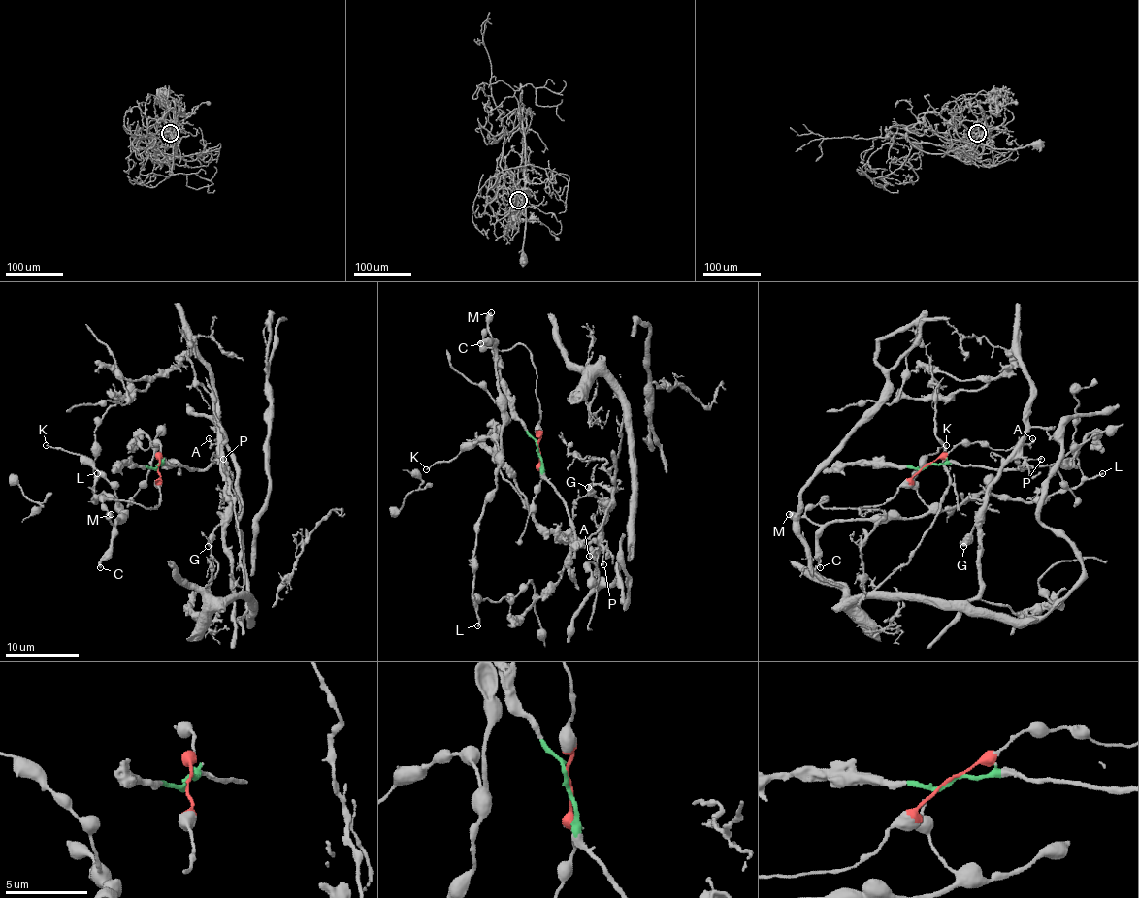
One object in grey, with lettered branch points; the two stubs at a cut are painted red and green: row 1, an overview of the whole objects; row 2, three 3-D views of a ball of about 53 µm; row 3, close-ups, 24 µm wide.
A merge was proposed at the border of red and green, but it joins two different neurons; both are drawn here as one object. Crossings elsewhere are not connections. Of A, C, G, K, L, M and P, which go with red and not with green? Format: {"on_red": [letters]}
{"on_red": ["C", "K", "L", "M"]}

